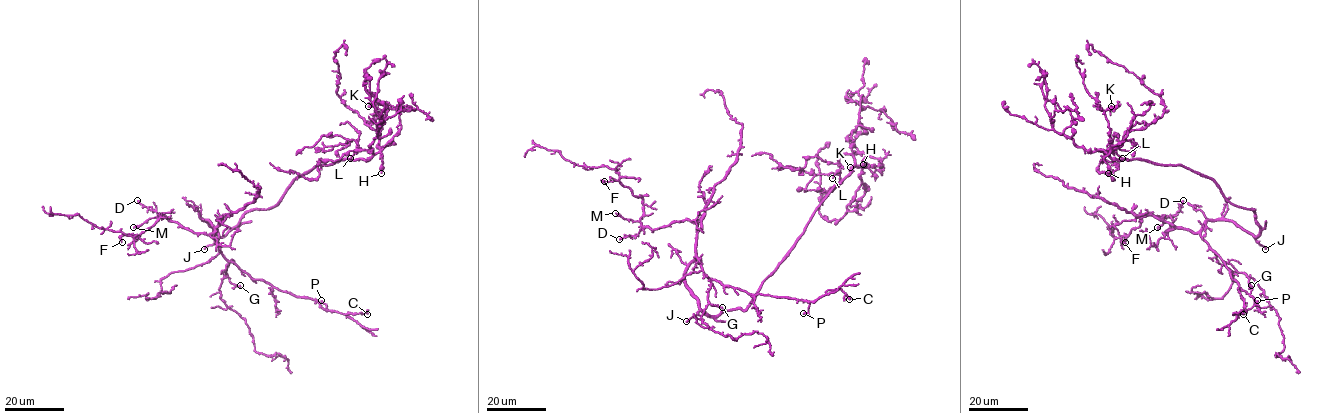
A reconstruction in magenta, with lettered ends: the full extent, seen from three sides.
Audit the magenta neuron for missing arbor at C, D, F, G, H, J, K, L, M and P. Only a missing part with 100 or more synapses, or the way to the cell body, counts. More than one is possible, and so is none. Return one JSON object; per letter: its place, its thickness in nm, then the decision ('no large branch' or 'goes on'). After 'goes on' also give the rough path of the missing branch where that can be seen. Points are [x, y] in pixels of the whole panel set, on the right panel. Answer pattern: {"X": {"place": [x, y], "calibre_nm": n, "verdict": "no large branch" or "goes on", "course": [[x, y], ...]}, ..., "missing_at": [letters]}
{"C": {"place": [1243, 314], "calibre_nm": 140, "verdict": "no large branch"}, "D": {"place": [1183, 200], "calibre_nm": 200, "verdict": "no large branch"}, "F": {"place": [1125, 242], "calibre_nm": 100, "verdict": "no large branch"}, "G": {"place": [1251, 285], "calibre_nm": 180, "verdict": "no large branch"}, "H": {"place": [1108, 173], "calibre_nm": 140, "verdict": "no large branch"}, "J": {"place": [1265, 249], "calibre_nm": 180, "verdict": "no large branch"}, "K": {"place": [1111, 106], "calibre_nm": 190, "verdict": "no large branch"}, "L": {"place": [1122, 158], "calibre_nm": 150, "verdict": "no large branch"}, "M": {"place": [1157, 227], "calibre_nm": 140, "verdict": "no large branch"}, "P": {"place": [1257, 300], "calibre_nm": 200, "verdict": "no large branch"}, "missing_at": []}

